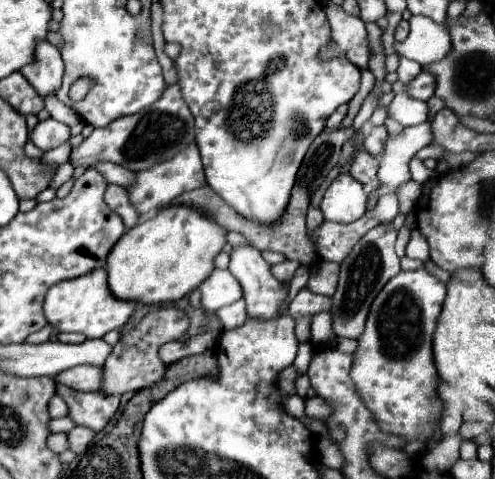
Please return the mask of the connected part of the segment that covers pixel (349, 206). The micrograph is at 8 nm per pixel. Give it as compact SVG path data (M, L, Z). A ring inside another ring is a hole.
M337 176L325 190L321 212L325 220L349 224L365 214L367 194L363 186L351 176Z

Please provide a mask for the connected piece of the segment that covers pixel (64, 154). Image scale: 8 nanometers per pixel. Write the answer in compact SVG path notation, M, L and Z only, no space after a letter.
M65 142L65 144L53 148L51 152L43 154L43 160L49 164L63 164L69 160L69 154L71 154L71 142Z

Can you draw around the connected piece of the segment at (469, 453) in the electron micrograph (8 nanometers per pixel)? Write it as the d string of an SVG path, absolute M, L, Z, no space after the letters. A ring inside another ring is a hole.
M464 440L460 448L460 458L472 460L477 458L477 444L473 440Z

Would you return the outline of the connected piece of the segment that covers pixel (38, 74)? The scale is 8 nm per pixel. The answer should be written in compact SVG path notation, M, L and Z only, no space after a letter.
M39 42L37 62L21 68L21 74L27 78L27 82L35 88L35 92L41 98L47 98L59 90L63 70L65 66L63 66L59 50L51 46L49 42Z

